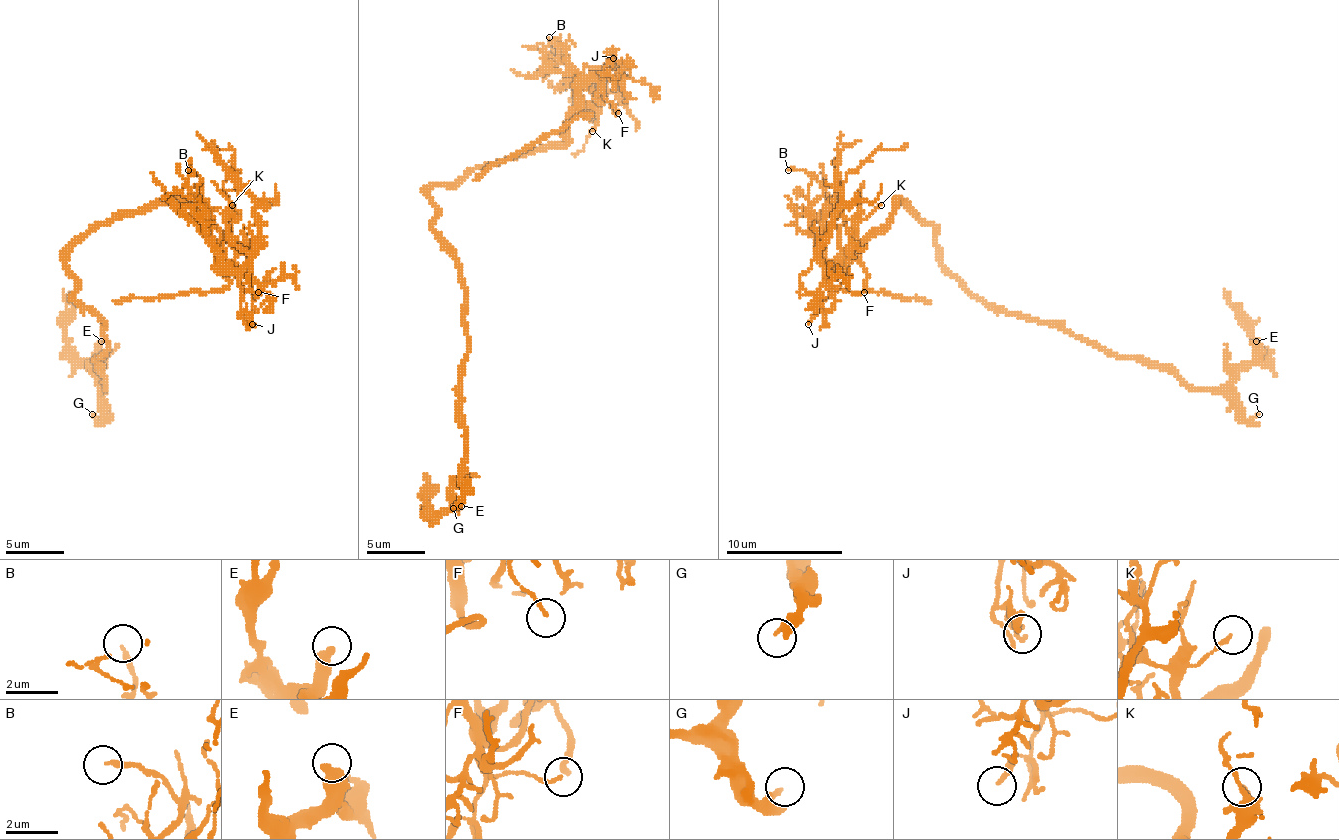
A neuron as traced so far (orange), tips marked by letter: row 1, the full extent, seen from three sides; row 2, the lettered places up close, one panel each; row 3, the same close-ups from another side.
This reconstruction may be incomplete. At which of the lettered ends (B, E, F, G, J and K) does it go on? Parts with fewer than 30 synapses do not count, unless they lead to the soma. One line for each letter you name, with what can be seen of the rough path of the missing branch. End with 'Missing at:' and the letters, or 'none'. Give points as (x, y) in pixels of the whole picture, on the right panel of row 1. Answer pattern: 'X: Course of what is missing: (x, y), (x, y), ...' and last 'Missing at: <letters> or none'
Missing at: none

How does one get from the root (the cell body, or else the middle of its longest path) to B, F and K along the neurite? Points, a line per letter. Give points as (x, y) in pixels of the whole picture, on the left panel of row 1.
B: (66, 263), (104, 222), (165, 202), (197, 205), (223, 260), (188, 170)
F: (66, 263), (84, 237), (115, 216), (194, 202), (206, 213), (206, 240), (217, 257), (243, 292), (258, 292)
K: (66, 263), (66, 254), (104, 222), (165, 202), (194, 202), (217, 245), (238, 216), (232, 205)

